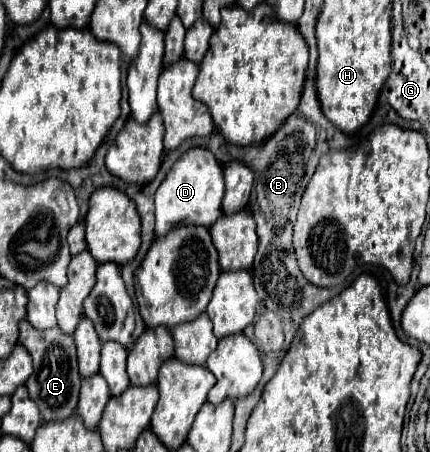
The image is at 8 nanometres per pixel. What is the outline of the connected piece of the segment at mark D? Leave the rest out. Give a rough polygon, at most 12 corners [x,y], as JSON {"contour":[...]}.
{"contour":[[188,149],[156,191],[156,235],[210,227],[224,195],[222,165]]}

